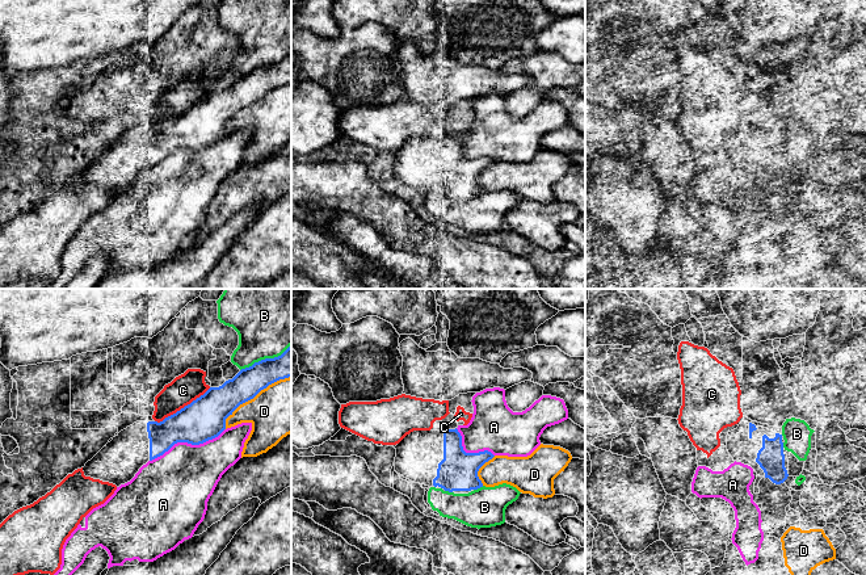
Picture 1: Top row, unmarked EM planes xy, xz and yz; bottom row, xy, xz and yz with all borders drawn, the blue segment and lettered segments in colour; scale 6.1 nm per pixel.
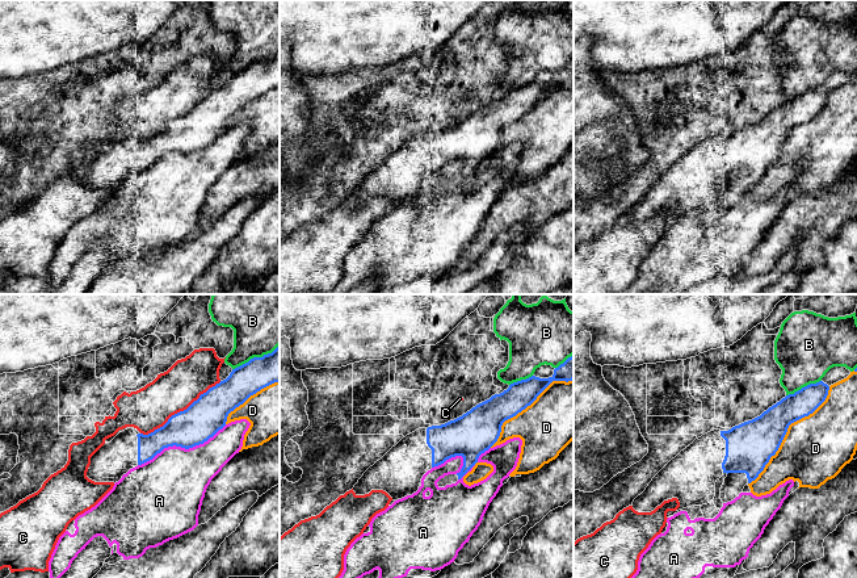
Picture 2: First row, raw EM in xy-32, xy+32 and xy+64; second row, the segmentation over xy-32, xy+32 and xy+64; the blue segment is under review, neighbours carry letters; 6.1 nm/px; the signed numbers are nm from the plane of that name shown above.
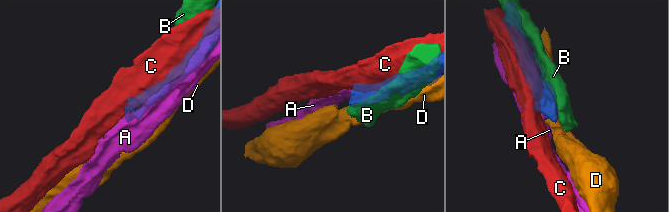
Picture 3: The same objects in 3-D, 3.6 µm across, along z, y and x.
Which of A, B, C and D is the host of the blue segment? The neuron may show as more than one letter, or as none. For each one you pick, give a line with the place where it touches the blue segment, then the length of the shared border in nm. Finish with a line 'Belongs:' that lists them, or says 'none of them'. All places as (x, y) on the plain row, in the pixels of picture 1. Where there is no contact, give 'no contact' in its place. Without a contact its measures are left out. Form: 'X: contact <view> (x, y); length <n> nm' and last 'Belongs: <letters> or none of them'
Belongs: none of them

